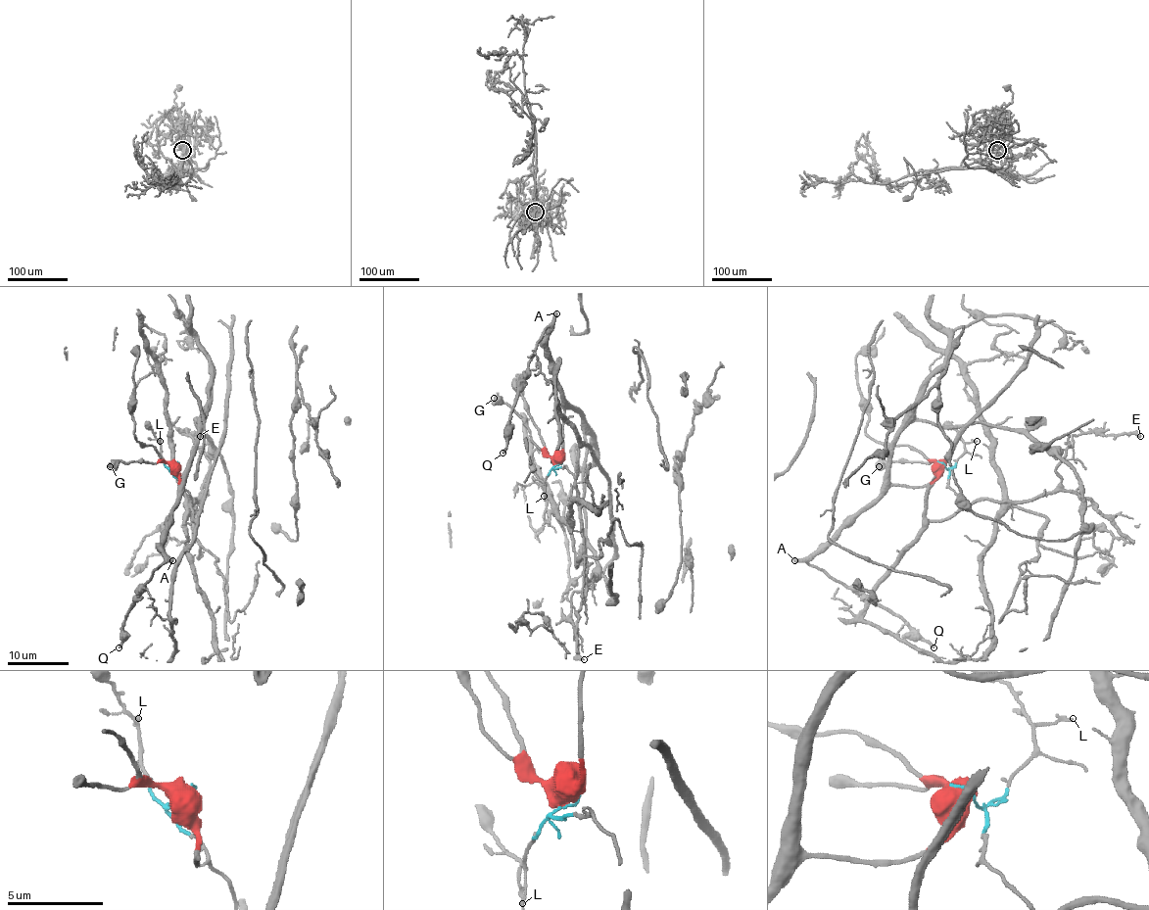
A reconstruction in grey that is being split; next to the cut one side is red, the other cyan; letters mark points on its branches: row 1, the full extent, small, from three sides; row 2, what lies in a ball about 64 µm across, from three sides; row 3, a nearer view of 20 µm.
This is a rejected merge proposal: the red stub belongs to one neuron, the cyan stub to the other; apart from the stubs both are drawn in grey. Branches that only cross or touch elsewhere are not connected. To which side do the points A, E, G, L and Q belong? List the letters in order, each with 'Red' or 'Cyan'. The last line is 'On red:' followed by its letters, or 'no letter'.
A: Red
E: Cyan
G: Red
L: Cyan
Q: Red
On red: A, G, Q

